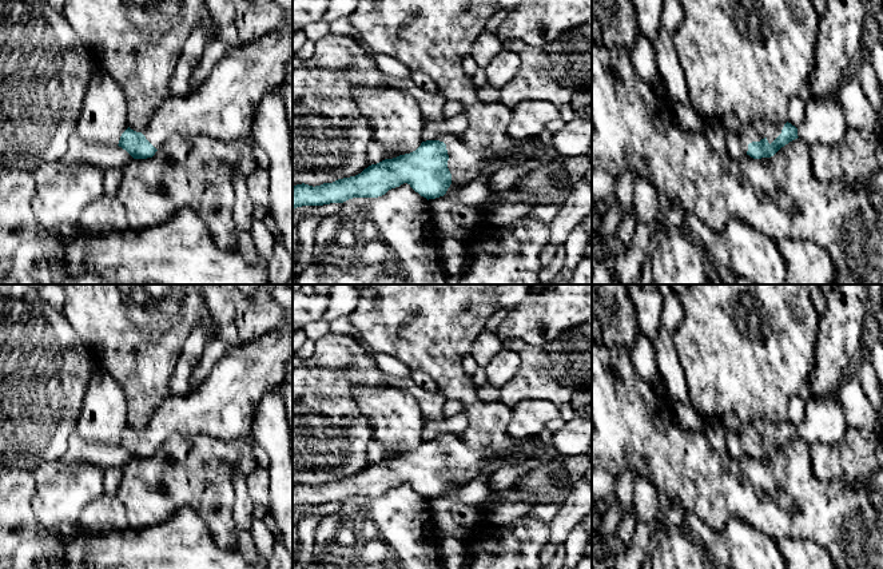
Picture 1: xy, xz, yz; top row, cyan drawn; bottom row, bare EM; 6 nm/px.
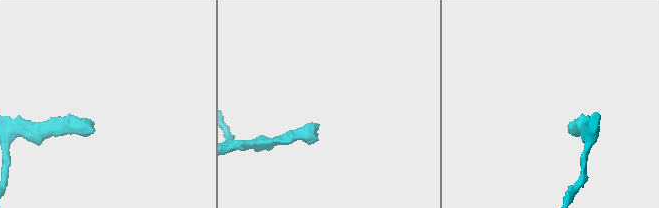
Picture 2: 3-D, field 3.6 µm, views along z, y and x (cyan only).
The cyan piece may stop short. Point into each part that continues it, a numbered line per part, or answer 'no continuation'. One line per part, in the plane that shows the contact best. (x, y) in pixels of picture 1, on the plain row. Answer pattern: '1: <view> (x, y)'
1: yz (755, 430)

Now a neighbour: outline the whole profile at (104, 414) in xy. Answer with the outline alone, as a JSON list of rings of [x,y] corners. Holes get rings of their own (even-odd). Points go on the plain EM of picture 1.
[[[96,362],[75,431],[88,442],[118,445],[127,427],[126,393],[119,382]]]

